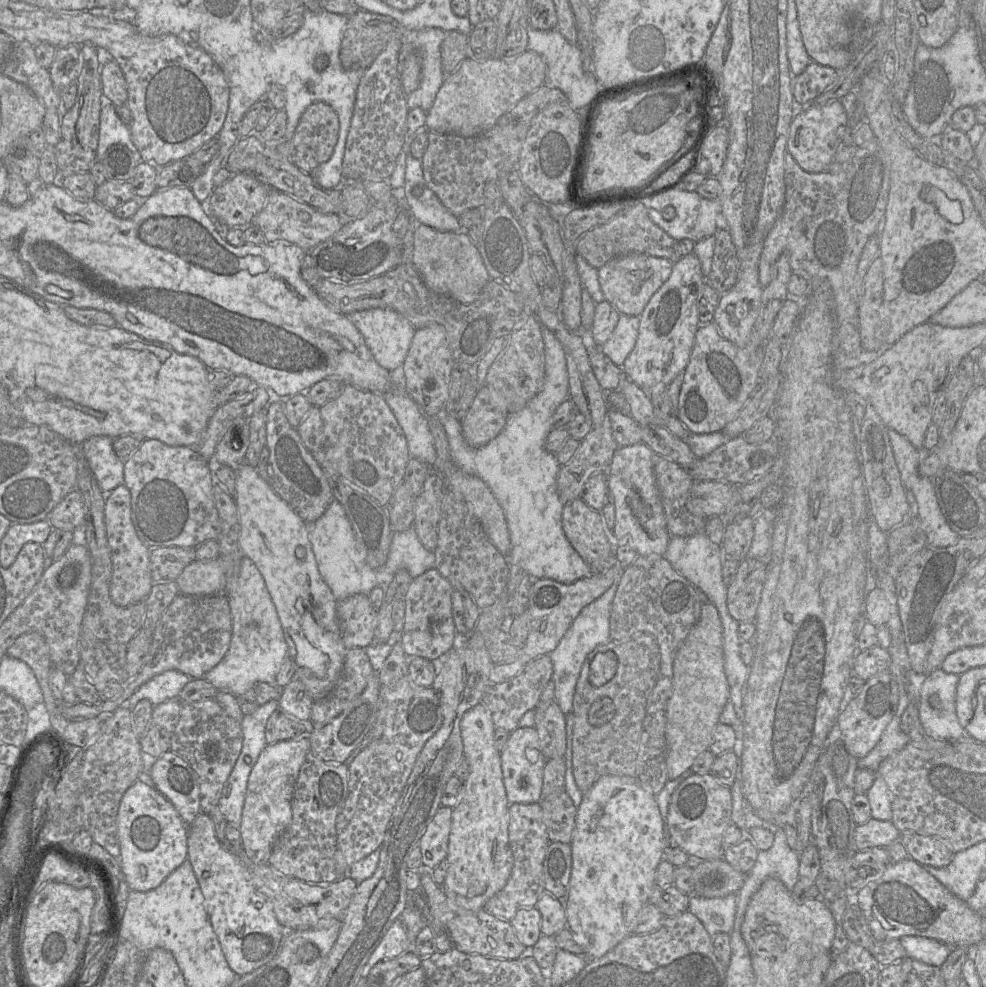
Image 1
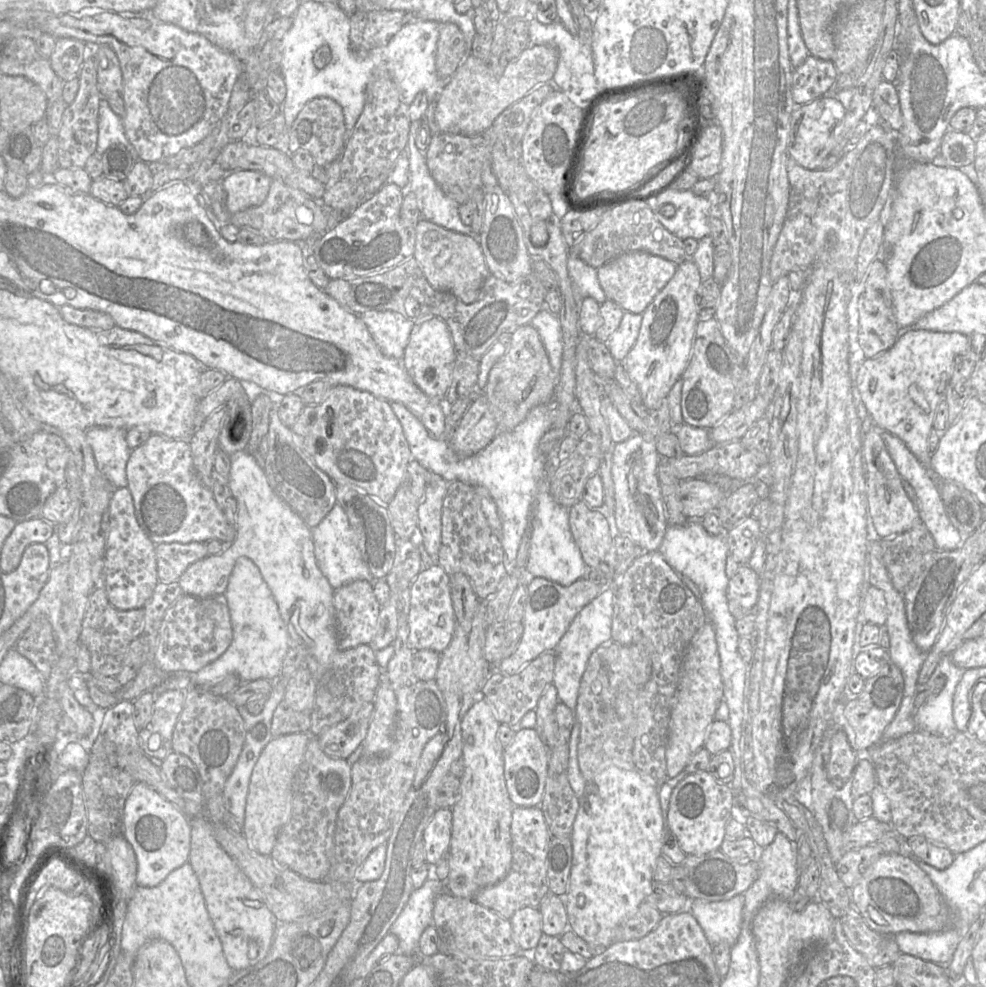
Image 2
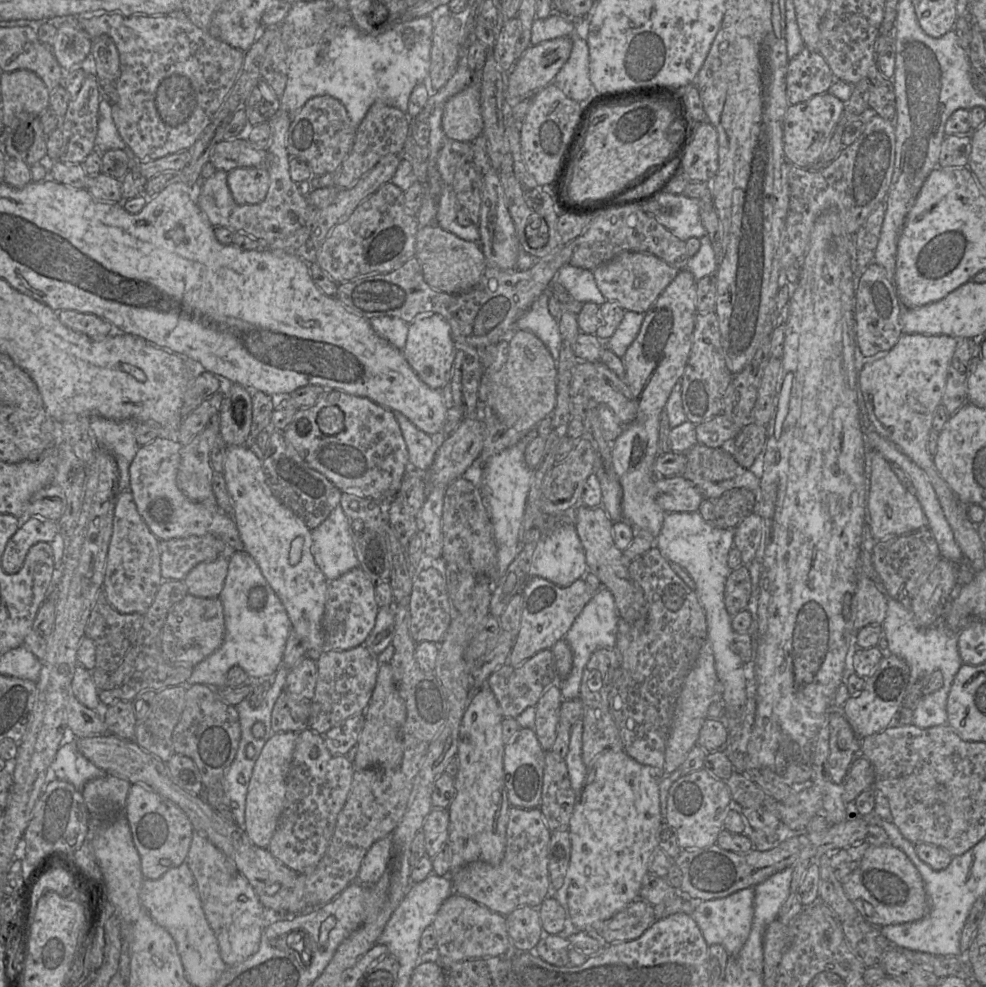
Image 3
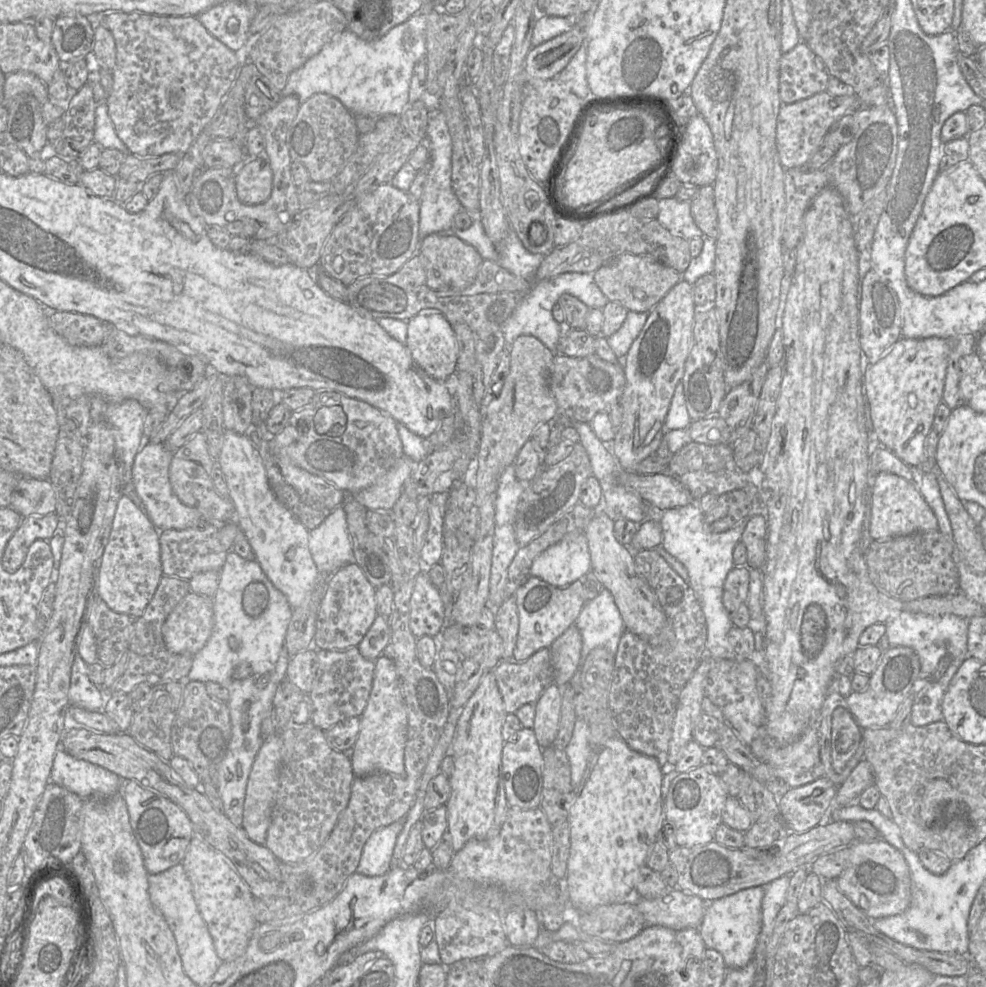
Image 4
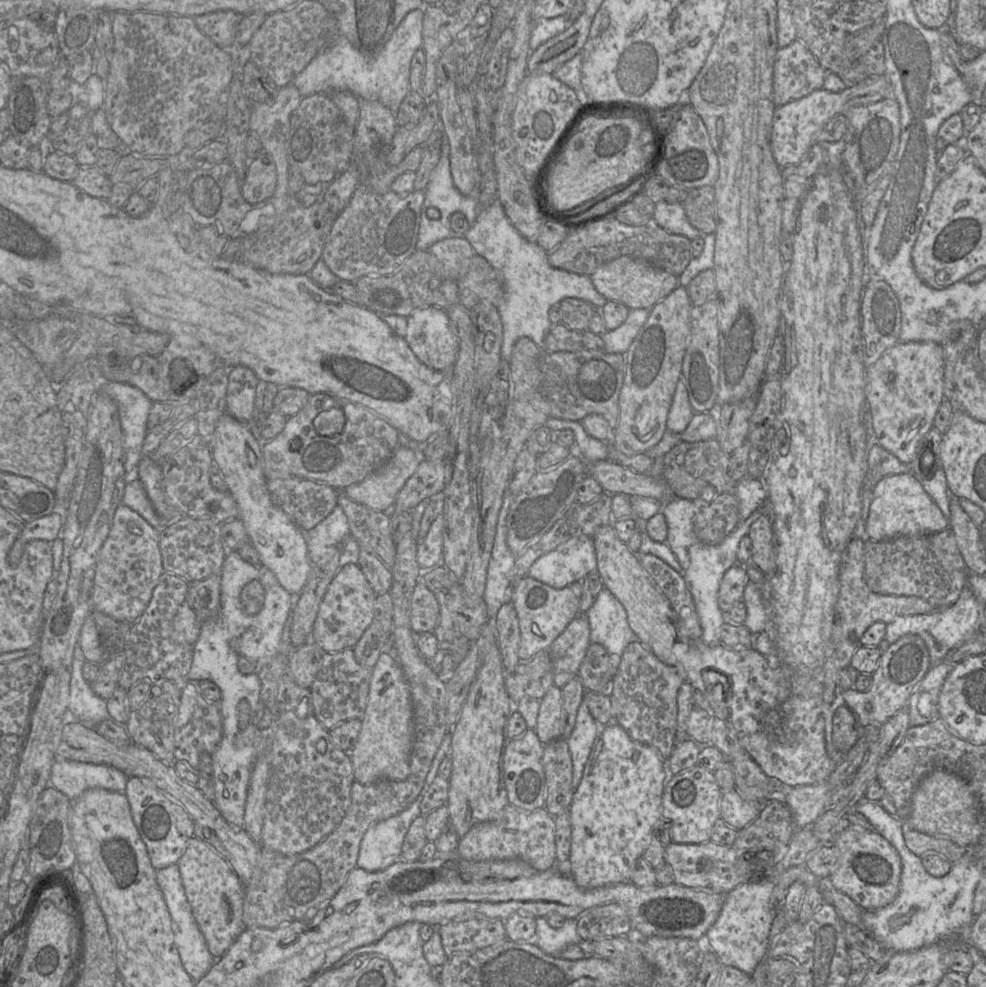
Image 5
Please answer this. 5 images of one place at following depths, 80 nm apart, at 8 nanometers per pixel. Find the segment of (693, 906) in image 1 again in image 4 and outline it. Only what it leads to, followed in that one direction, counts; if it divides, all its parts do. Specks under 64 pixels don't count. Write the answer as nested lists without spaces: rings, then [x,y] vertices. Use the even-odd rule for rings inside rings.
[[[764,886],[742,889],[734,894],[706,902],[699,932],[706,948],[720,952],[728,968],[745,967],[754,957],[762,927],[762,899]]]

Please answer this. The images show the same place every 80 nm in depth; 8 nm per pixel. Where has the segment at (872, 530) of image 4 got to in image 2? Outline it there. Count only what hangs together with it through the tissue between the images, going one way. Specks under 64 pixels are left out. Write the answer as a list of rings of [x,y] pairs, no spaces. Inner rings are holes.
[[[872,423],[871,428],[862,439],[862,456],[868,511],[873,519],[876,534],[880,539],[886,539],[911,529],[921,520],[917,508],[904,490],[903,479],[881,437],[882,431],[885,430]]]

